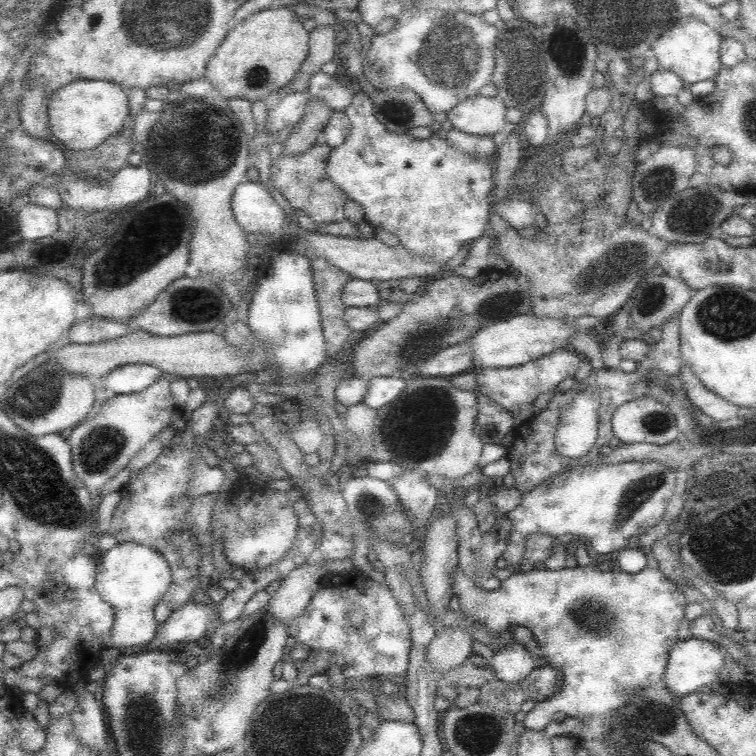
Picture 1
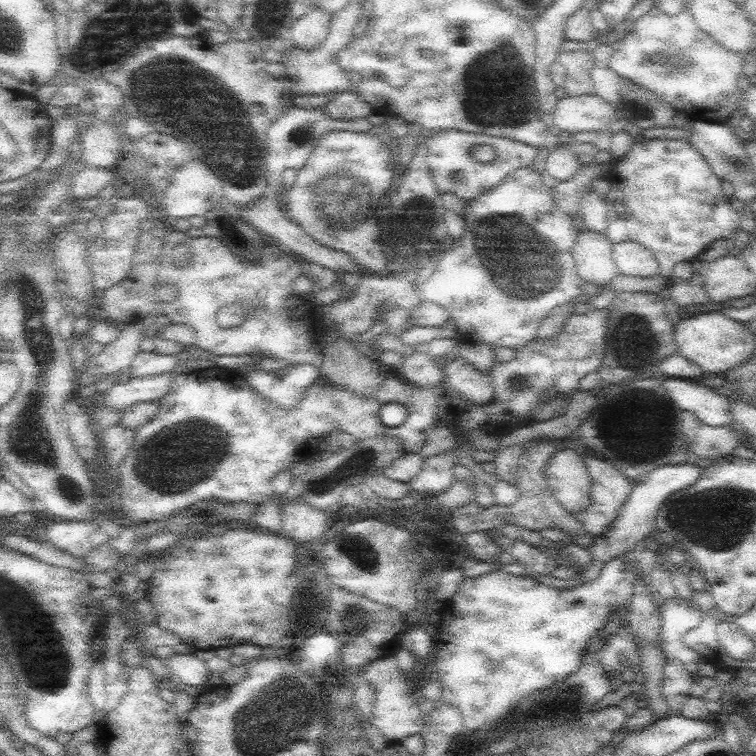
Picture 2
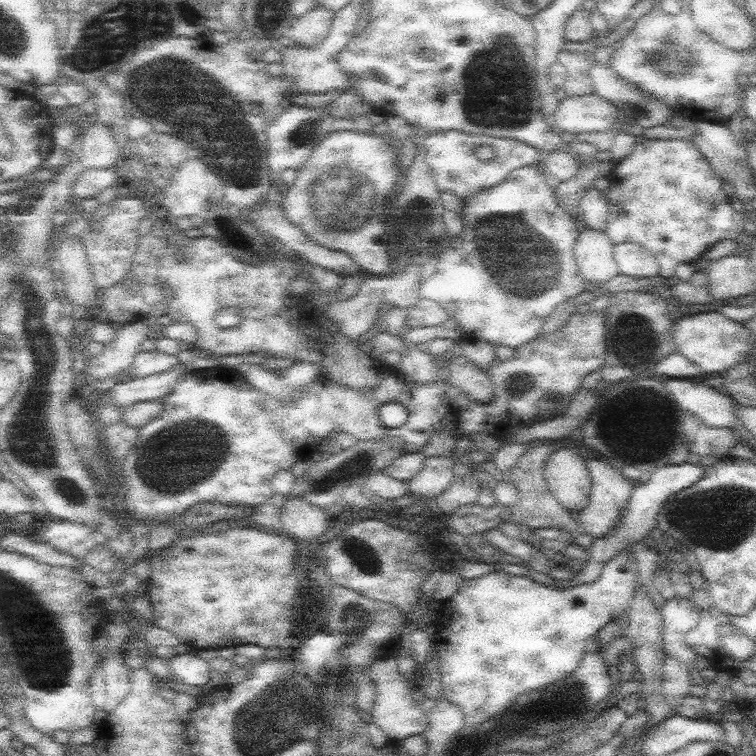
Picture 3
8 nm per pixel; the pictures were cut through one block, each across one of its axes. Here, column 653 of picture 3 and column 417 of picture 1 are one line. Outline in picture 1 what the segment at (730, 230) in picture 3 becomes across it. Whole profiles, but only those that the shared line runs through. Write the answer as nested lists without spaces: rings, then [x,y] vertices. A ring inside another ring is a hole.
[[[362,90],[358,92],[350,106],[344,110],[352,122],[350,136],[342,146],[334,148],[328,158],[328,178],[354,202],[364,208],[366,224],[376,232],[390,232],[400,240],[400,244],[412,252],[412,256],[430,260],[434,264],[446,266],[464,244],[474,244],[478,238],[486,236],[486,222],[494,204],[494,180],[492,180],[492,160],[494,158],[476,158],[466,152],[452,148],[446,142],[444,134],[432,134],[428,140],[414,140],[410,134],[390,132],[378,118],[372,100]]]

